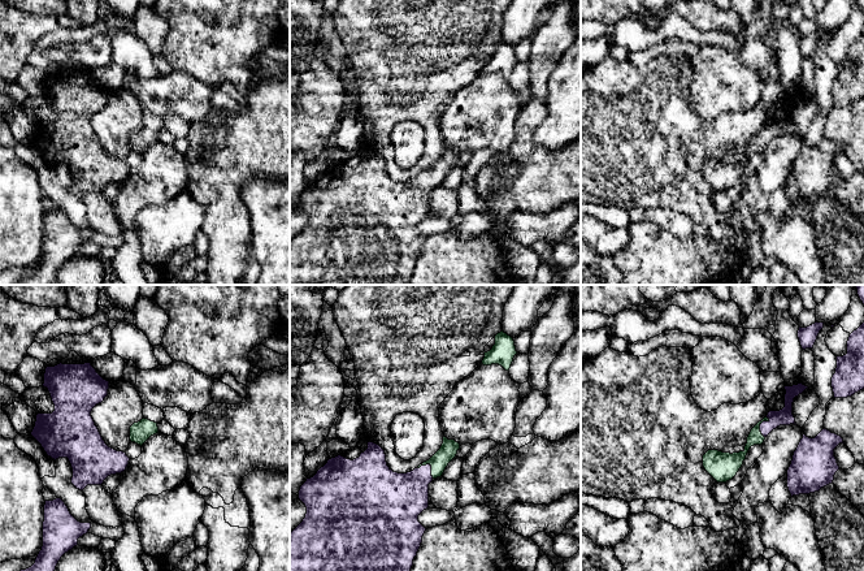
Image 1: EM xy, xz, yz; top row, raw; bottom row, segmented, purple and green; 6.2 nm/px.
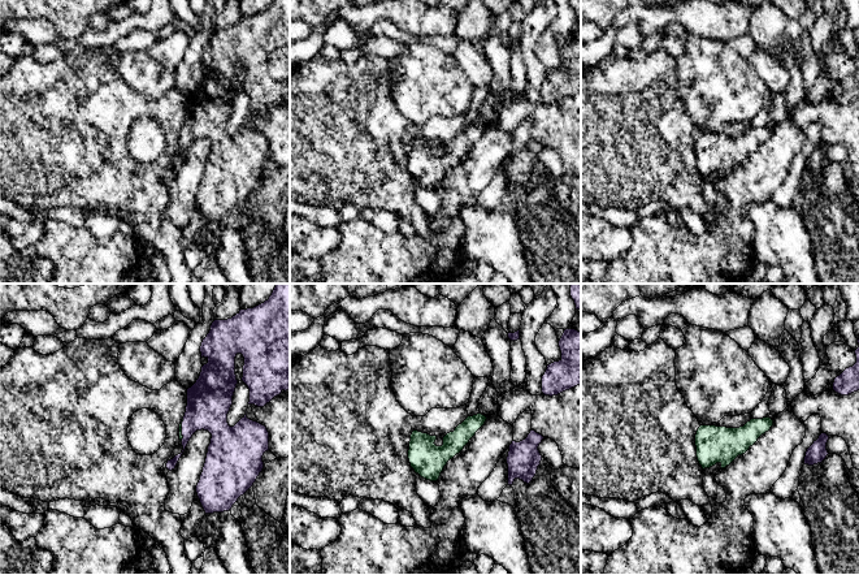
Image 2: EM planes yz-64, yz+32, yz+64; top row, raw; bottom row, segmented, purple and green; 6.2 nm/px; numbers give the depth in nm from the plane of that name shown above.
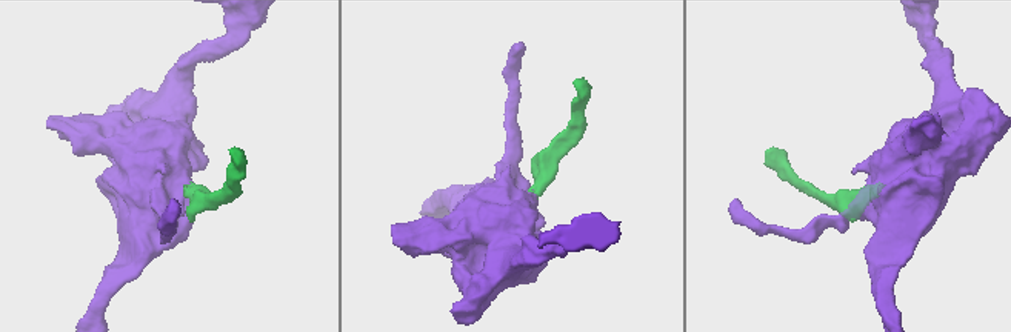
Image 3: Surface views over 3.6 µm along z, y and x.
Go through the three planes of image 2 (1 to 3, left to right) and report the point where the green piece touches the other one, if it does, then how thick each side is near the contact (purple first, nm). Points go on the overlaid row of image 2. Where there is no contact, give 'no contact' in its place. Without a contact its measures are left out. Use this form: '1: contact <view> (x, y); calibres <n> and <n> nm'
1: contact yz-64 (182, 431); calibres 280 and 20 nm
2: no contact
3: no contact

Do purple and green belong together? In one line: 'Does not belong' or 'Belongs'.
Belongs

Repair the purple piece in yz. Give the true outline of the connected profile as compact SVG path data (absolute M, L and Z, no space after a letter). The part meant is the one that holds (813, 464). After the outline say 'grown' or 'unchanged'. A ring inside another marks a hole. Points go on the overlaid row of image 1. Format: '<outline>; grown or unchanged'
M822 429L815 438L803 434L787 470L787 488L793 496L819 492L834 480L839 470L834 449L843 438Z; unchanged

